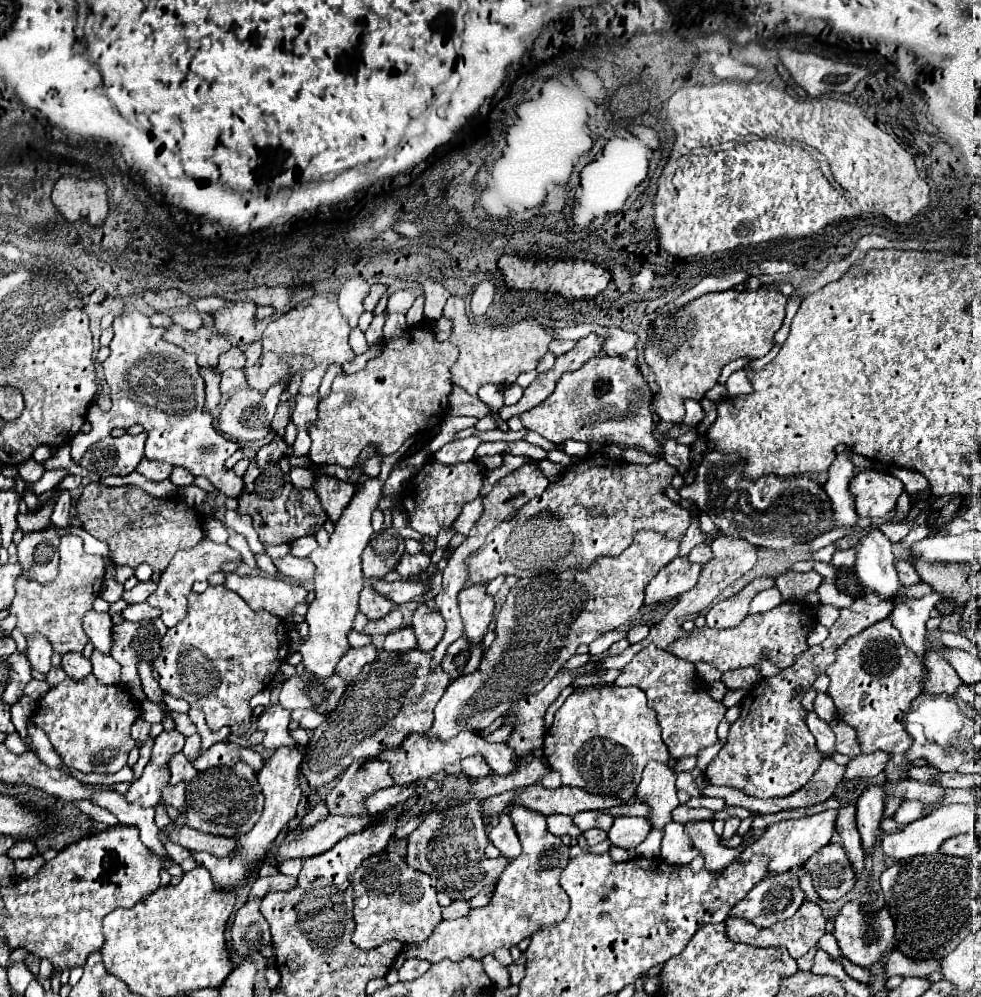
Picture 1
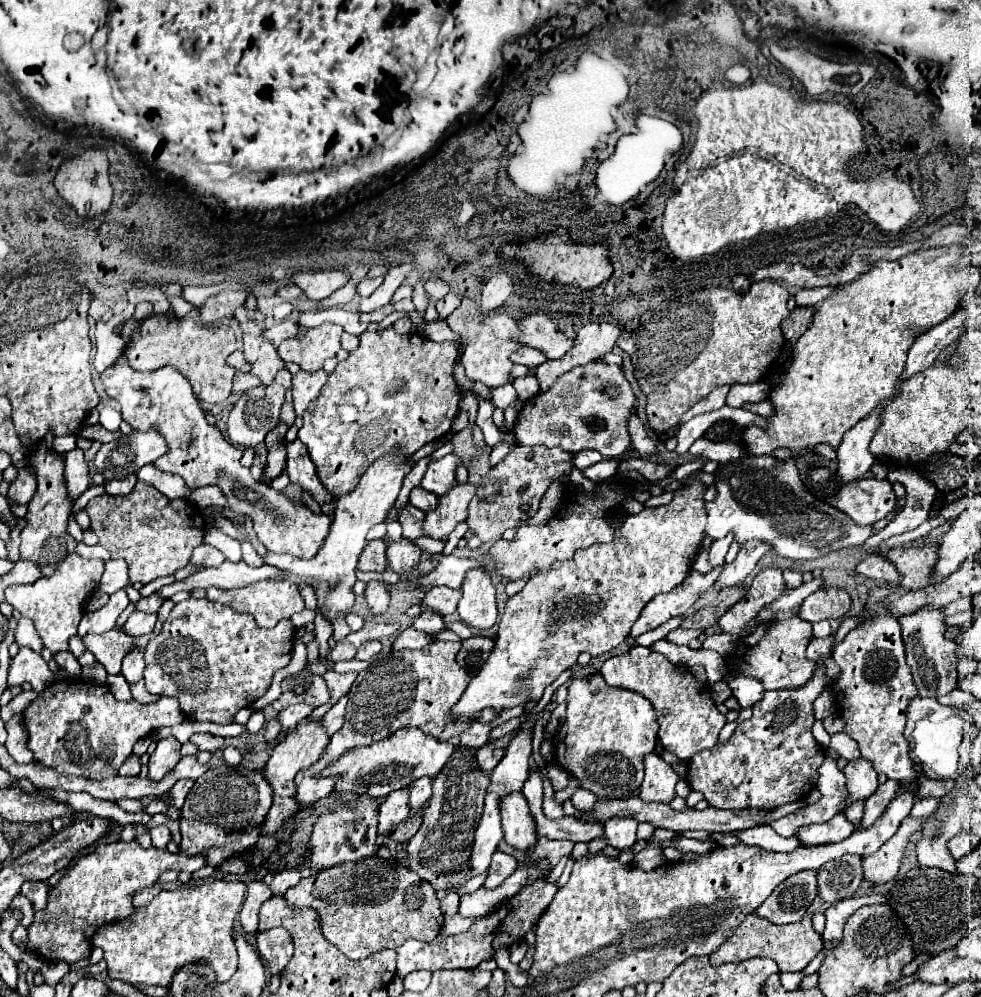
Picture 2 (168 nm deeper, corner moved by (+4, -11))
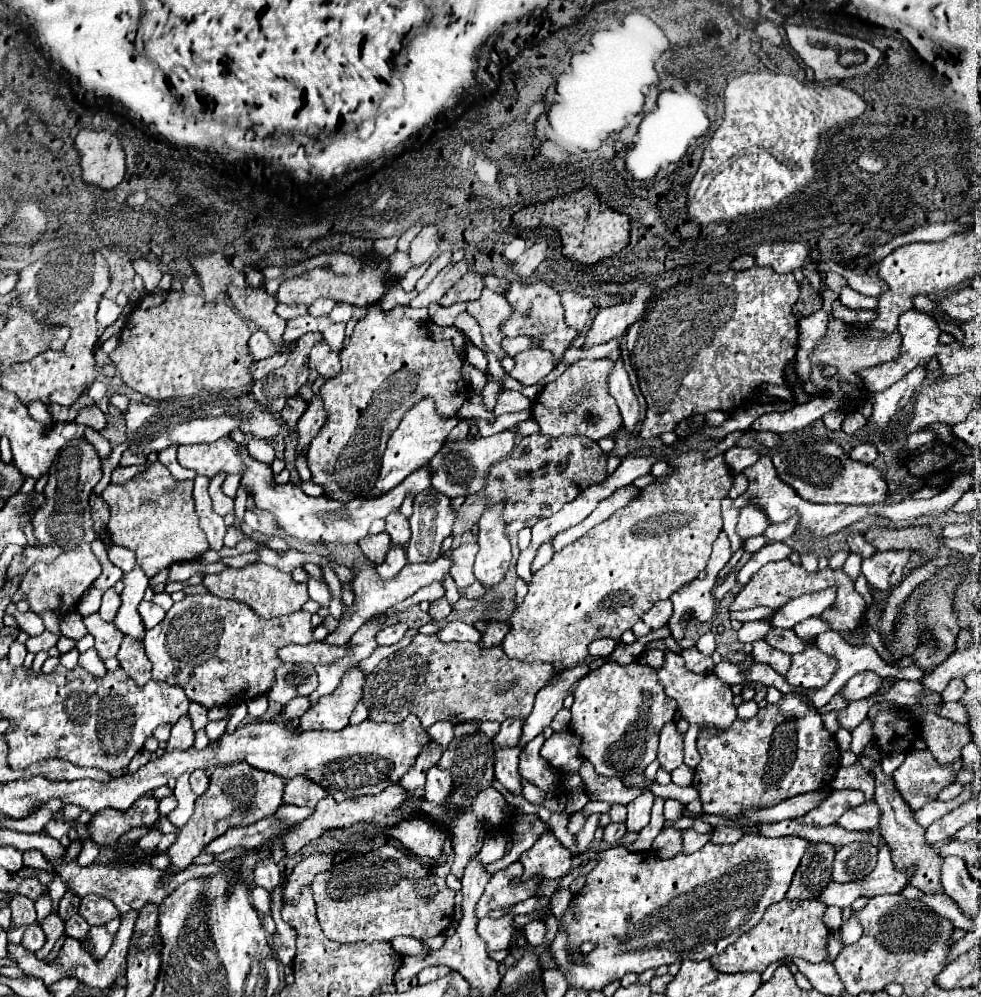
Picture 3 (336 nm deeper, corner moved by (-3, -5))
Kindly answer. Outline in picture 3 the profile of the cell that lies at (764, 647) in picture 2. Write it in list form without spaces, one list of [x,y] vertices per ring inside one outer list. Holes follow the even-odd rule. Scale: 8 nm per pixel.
[[[813,640],[807,642],[807,650],[791,656],[791,670],[787,674],[789,684],[799,688],[823,688],[835,674],[837,660],[823,654]]]

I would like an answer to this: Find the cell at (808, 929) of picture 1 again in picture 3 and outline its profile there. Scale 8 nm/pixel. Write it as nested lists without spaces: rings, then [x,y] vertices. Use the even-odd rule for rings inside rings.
[[[805,900],[805,902],[777,902],[765,910],[761,922],[749,930],[749,934],[743,934],[729,946],[729,950],[723,950],[721,954],[711,958],[711,964],[719,972],[765,972],[765,968],[771,962],[777,962],[785,956],[799,956],[809,962],[823,962],[827,958],[827,938],[829,928],[823,924],[823,914],[827,906],[819,900]]]

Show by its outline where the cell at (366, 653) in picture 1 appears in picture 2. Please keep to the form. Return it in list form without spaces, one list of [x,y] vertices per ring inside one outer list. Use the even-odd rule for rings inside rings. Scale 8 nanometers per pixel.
[[[378,640],[364,642],[364,644],[358,648],[358,652],[356,652],[354,660],[372,660],[380,650],[382,650],[382,644],[380,644]]]

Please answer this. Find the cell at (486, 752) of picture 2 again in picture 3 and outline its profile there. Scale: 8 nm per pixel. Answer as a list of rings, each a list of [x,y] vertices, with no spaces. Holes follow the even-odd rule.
[[[505,720],[501,724],[501,730],[499,734],[493,738],[493,744],[495,748],[503,748],[503,746],[517,746],[519,744],[519,738],[521,738],[521,726],[523,726],[523,720]]]

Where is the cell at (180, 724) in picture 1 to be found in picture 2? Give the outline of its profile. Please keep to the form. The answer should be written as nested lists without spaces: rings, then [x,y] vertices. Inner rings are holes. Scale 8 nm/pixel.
[[[118,674],[118,676],[108,676],[108,678],[106,678],[106,686],[110,688],[110,692],[114,694],[116,700],[122,700],[122,702],[130,702],[130,700],[132,700],[130,684],[126,682],[126,678],[124,678],[122,674]]]

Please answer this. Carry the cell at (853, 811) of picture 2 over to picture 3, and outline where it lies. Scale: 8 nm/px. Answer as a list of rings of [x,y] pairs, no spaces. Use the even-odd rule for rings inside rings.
[[[855,762],[849,768],[839,768],[839,774],[835,774],[835,778],[830,782],[832,789],[851,789],[861,790],[867,800],[873,800],[873,776],[861,766],[861,762]]]

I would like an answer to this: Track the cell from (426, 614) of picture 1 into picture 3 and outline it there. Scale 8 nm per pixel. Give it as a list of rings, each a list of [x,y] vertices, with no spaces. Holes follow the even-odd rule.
[[[439,598],[439,600],[431,602],[431,606],[429,606],[429,616],[431,616],[433,620],[443,620],[443,618],[447,618],[449,614],[451,614],[451,606],[449,606],[447,598]]]

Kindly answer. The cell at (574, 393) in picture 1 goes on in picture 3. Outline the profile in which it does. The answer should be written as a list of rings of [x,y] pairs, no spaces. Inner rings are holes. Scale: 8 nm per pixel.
[[[601,358],[601,360],[579,360],[571,364],[557,380],[549,382],[533,400],[533,418],[541,426],[541,434],[545,436],[587,436],[591,440],[599,440],[605,436],[615,436],[615,432],[621,428],[621,414],[613,400],[613,396],[607,390],[607,378],[611,374],[613,360]]]

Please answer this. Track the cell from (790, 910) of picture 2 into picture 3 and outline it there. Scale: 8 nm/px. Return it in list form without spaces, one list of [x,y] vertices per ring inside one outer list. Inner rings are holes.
[[[809,842],[809,850],[805,852],[793,876],[787,900],[815,898],[831,882],[833,856],[835,856],[835,846],[827,842]]]

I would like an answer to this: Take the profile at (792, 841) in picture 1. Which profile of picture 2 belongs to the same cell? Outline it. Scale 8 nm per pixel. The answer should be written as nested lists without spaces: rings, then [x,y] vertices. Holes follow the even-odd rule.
[[[836,814],[834,818],[830,818],[830,820],[824,822],[824,824],[802,826],[802,828],[796,832],[796,838],[800,840],[802,846],[834,844],[834,842],[842,842],[844,838],[848,838],[854,830],[856,830],[854,824],[850,824],[844,814]]]

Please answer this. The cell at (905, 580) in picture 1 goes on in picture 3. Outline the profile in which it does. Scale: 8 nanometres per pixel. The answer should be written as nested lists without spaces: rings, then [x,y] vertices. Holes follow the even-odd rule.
[[[851,534],[851,536],[847,538],[847,544],[849,544],[851,552],[861,554],[863,558],[869,558],[869,556],[875,552],[875,548],[873,548],[861,534]]]

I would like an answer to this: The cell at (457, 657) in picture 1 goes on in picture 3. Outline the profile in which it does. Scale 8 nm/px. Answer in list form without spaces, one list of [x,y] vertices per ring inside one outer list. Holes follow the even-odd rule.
[[[477,620],[473,624],[479,632],[481,632],[481,646],[483,648],[491,648],[491,646],[499,646],[505,638],[505,634],[509,632],[509,624],[505,622],[493,622],[493,620]]]

